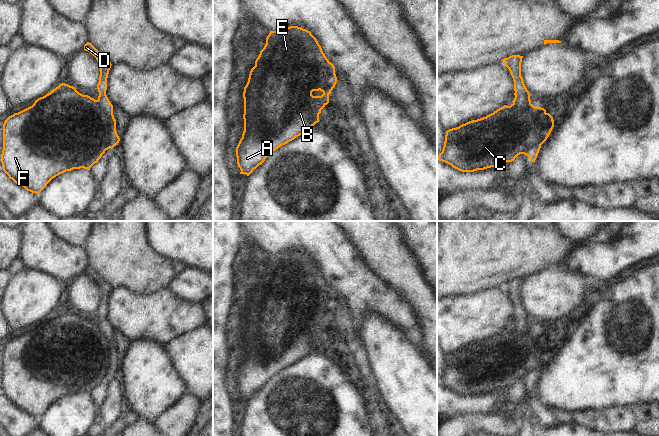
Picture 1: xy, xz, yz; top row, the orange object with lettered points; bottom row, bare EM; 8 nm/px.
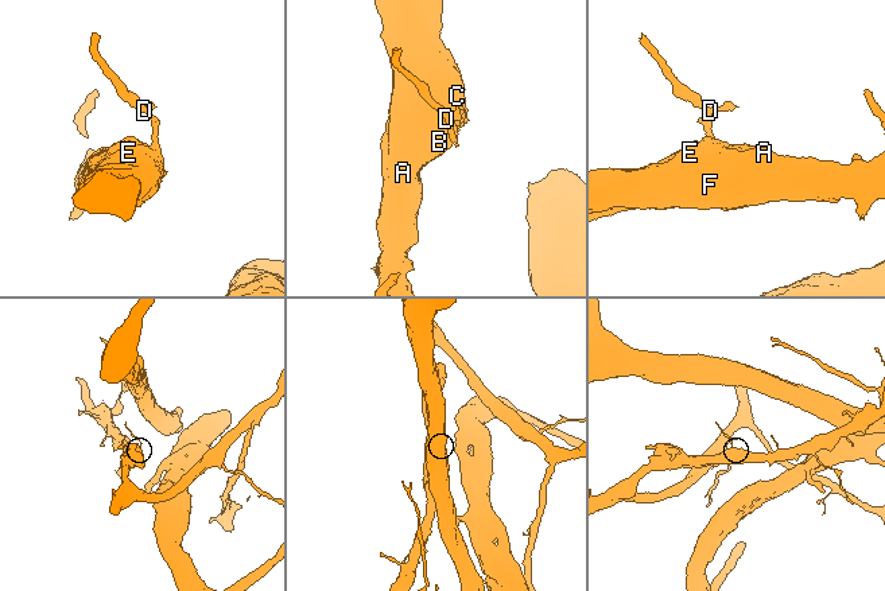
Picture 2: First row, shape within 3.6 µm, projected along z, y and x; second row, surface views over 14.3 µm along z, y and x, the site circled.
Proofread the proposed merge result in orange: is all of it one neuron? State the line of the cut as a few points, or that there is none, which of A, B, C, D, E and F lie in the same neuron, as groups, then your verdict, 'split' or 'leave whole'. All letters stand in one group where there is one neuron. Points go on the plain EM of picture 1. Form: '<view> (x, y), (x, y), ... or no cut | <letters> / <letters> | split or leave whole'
xy (96, 324), (98, 329), (108, 339), (113, 341) | A B C E F / D | split

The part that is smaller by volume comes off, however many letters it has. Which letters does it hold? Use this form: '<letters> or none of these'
D

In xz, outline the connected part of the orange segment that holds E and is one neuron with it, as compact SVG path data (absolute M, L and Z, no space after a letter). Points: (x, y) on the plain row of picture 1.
M298 250L270 255L266 268L260 275L244 311L244 355L236 371L240 398L249 400L273 375L294 364L319 346L319 338L329 327L331 317L326 303L333 297L335 297L334 289L327 283L317 263L310 255Z

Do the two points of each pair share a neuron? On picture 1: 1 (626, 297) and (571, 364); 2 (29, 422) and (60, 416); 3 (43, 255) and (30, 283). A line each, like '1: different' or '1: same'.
1: same
2: different
3: different

